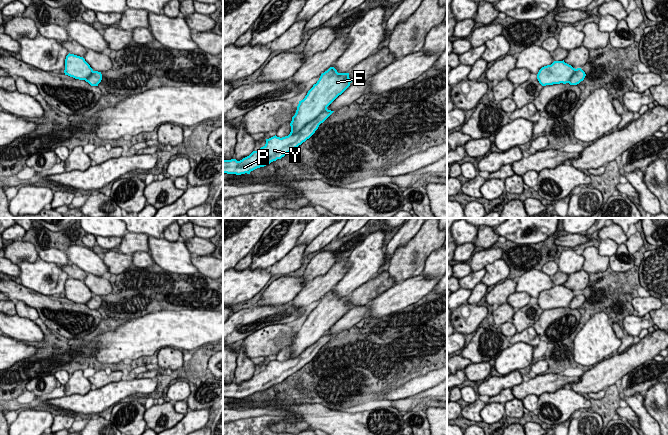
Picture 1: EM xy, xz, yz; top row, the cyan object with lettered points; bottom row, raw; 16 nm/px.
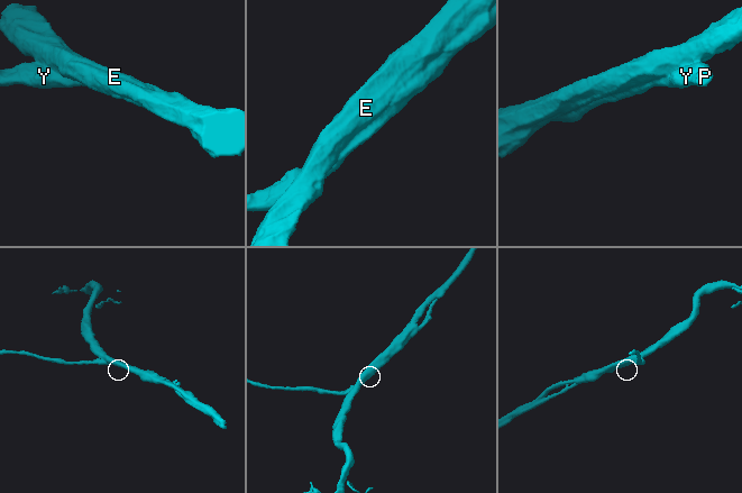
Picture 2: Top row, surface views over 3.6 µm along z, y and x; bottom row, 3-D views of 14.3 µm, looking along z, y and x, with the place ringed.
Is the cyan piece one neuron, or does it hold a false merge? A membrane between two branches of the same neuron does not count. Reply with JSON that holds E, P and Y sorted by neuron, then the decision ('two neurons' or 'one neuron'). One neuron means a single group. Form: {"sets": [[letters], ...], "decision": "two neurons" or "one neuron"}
{"sets": [["E", "P", "Y"]], "decision": "one neuron"}

